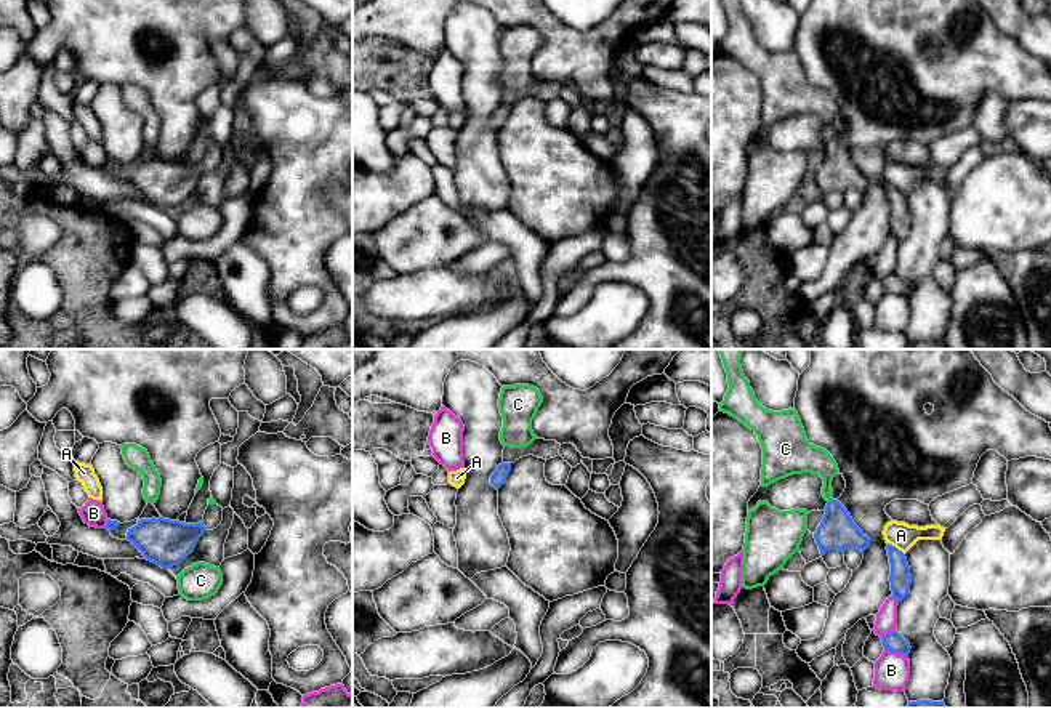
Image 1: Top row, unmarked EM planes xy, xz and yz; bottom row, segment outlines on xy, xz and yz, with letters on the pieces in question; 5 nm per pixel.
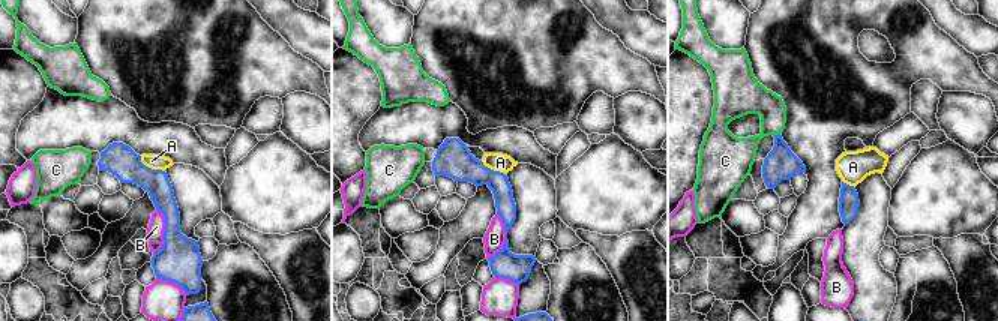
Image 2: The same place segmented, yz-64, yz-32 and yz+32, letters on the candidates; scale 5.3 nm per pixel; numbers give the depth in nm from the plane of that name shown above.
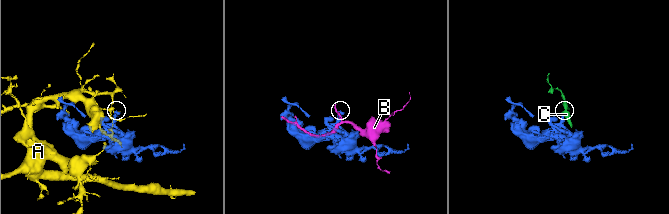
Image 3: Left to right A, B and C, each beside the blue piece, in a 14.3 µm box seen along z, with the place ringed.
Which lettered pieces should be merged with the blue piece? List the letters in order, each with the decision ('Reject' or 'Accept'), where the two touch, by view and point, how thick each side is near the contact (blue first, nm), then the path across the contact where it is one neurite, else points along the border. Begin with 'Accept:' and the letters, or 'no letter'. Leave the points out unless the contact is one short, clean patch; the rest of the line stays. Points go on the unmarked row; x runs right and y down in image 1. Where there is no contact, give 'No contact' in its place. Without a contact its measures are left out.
Accept: C
A: Reject. Touches blue at yz (894, 188). Thickness 110 nm (blue) against 130 nm
B: Reject. Touches blue at yz (896, 292). Thickness 90 nm (blue) against 180 nm
C: Accept. Touches blue at yz (832, 141). Thickness 190 nm (blue) against 140 nm

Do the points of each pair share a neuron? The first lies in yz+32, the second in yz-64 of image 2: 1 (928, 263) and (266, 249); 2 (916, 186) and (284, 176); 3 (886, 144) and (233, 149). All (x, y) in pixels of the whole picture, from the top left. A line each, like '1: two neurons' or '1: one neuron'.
1: two neurons
2: one neuron
3: two neurons

